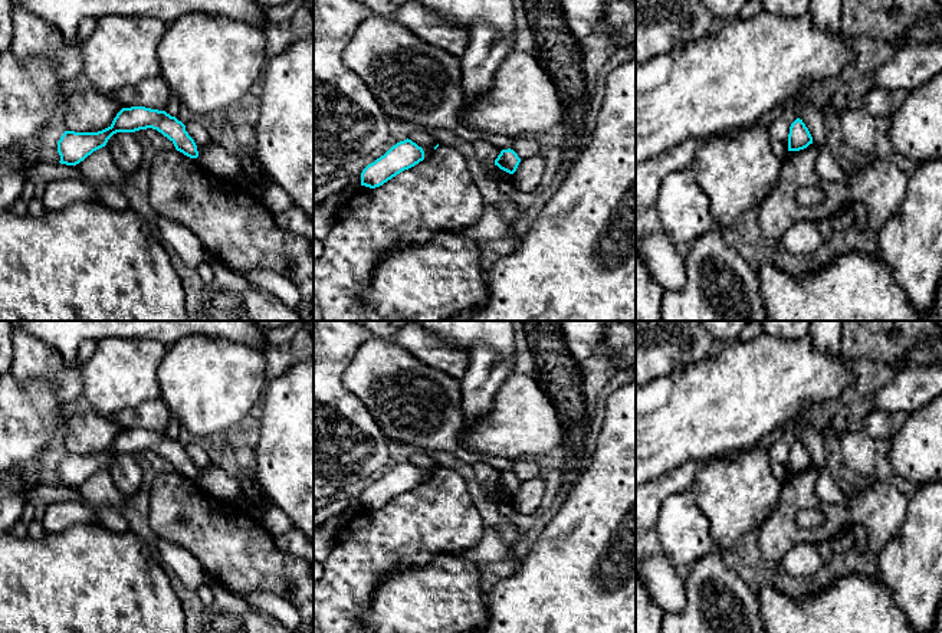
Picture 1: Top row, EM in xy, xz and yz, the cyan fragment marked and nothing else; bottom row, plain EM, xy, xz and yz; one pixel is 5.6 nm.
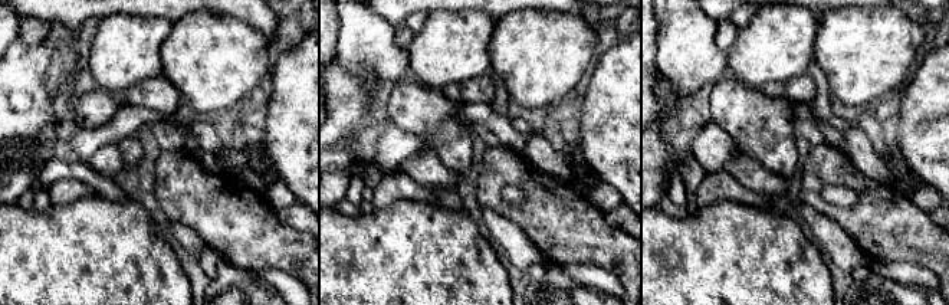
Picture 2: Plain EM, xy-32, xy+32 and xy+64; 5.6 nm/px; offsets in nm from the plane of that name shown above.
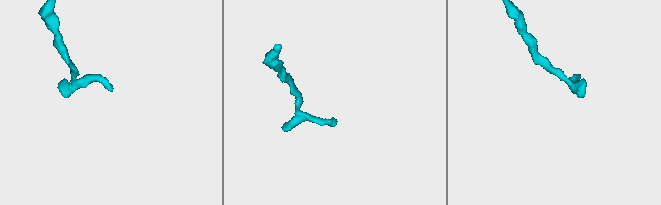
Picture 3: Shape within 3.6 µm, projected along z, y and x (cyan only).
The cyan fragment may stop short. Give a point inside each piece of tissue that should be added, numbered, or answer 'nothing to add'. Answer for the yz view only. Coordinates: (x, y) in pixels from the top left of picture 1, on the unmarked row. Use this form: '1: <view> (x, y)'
nothing to add

